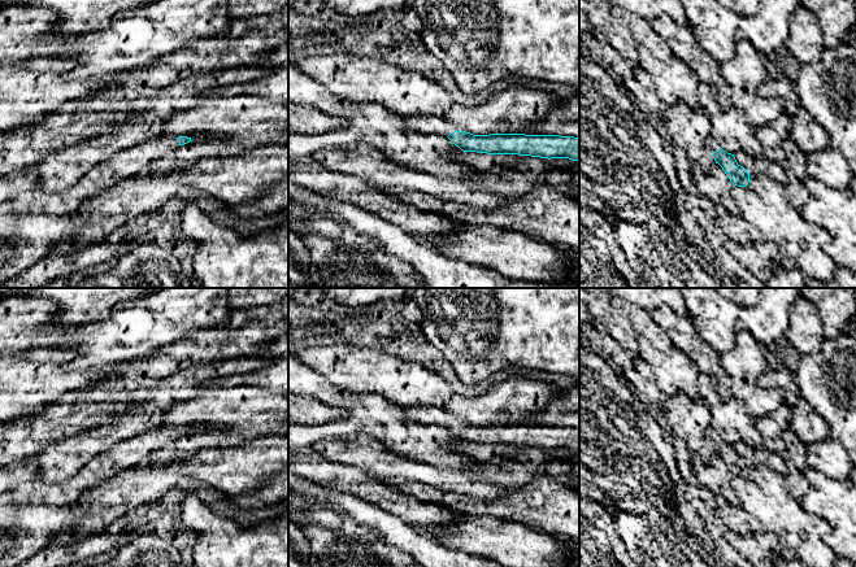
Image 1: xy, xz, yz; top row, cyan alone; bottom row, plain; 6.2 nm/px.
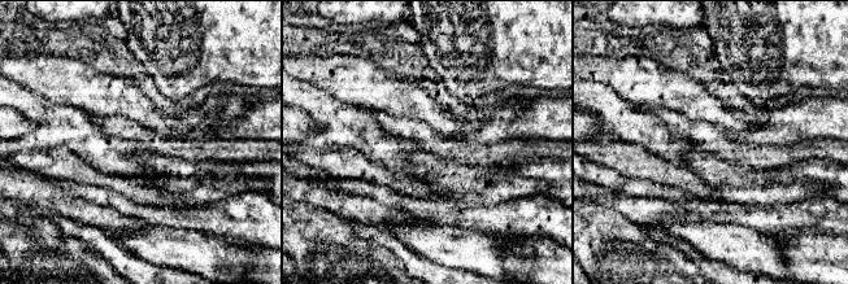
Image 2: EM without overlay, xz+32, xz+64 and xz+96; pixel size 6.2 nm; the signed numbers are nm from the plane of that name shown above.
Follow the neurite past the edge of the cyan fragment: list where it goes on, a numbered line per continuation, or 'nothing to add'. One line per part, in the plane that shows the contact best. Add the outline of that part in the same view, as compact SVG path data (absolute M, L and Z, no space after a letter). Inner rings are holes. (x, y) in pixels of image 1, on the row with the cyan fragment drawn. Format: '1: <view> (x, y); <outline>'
1: xz (421, 125); M408 117L404 119L407 128L417 134L448 136L451 132L462 131L459 126L439 118Z

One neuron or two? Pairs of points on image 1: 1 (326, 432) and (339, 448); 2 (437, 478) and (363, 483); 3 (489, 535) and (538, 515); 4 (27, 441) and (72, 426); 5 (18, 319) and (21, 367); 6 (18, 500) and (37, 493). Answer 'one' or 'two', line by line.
1: two
2: two
3: two
4: one
5: two
6: one

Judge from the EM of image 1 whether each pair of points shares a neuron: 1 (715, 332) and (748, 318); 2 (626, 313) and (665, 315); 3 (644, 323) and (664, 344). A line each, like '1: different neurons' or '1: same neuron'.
1: different neurons
2: different neurons
3: same neuron

